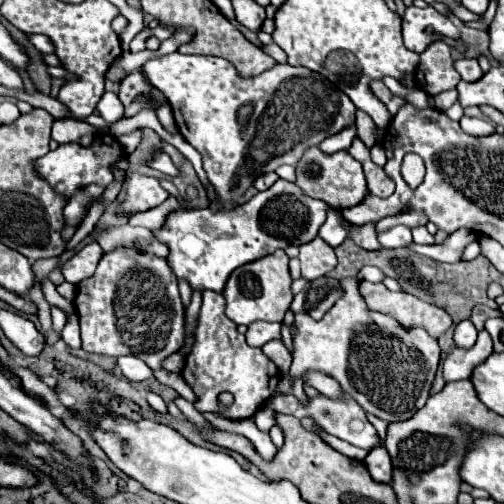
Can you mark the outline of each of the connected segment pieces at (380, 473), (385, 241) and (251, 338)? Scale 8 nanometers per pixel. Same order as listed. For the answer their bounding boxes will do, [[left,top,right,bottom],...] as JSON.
[[363,446,393,484],[379,226,413,248],[245,322,281,348]]

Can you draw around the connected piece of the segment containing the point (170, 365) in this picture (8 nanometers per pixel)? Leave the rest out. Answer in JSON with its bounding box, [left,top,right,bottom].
[165,352,185,372]

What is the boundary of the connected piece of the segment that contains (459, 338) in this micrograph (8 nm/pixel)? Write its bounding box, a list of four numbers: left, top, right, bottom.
[453,320,477,348]

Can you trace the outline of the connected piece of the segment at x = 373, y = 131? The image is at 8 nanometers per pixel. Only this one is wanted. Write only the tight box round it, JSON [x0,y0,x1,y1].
[355,110,377,148]

